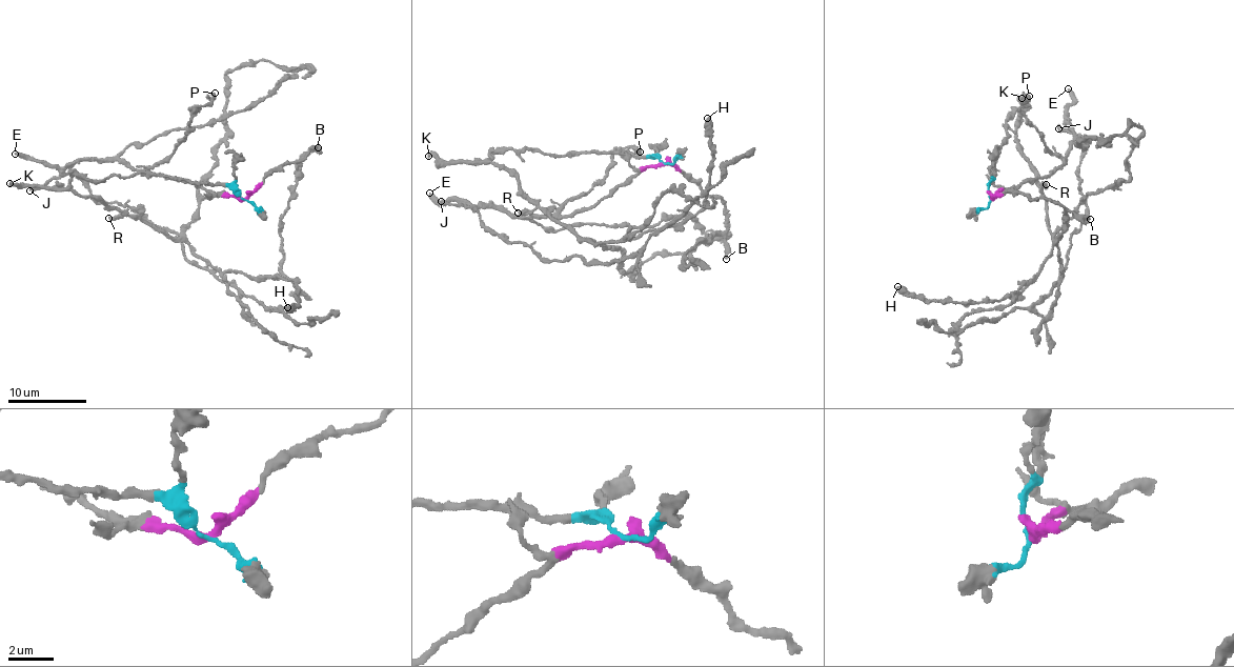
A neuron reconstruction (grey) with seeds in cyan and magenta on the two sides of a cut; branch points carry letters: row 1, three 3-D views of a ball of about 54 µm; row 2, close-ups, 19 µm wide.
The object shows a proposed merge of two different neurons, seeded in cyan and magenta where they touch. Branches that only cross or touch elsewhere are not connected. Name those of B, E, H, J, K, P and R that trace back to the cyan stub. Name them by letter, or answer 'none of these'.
H, K, R

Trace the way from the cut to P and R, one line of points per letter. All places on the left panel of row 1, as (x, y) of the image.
P: (244, 199), (223, 196), (147, 169), (174, 152), (187, 132), (198, 106), (206, 106), (215, 93)
R: (244, 199), (226, 186), (138, 173), (100, 181), (72, 177), (69, 185), (81, 196), (123, 215), (108, 218)

